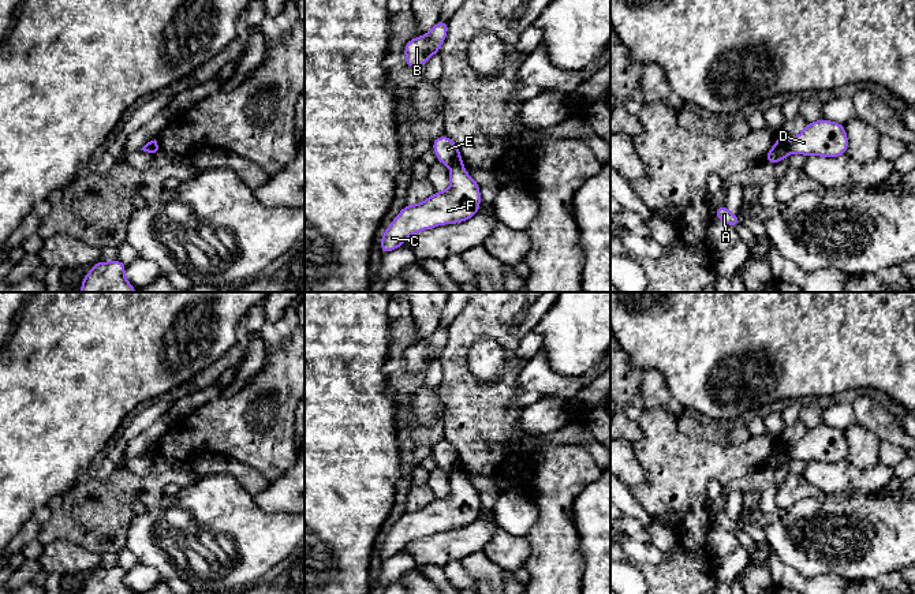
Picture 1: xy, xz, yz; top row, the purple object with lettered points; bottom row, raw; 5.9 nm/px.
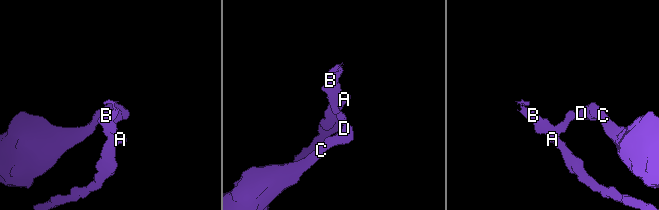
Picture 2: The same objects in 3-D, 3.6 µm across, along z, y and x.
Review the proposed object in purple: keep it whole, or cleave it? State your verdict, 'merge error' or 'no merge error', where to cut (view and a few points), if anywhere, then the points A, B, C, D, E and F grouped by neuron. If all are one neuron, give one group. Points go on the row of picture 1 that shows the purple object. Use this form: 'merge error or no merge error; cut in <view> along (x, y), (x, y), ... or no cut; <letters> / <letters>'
merge error; cut in xz along (462, 163), (451, 167); A B E / C D F

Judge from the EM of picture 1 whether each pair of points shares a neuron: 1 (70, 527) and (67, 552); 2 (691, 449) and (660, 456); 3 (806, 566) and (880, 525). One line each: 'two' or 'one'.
1: two
2: one
3: one

